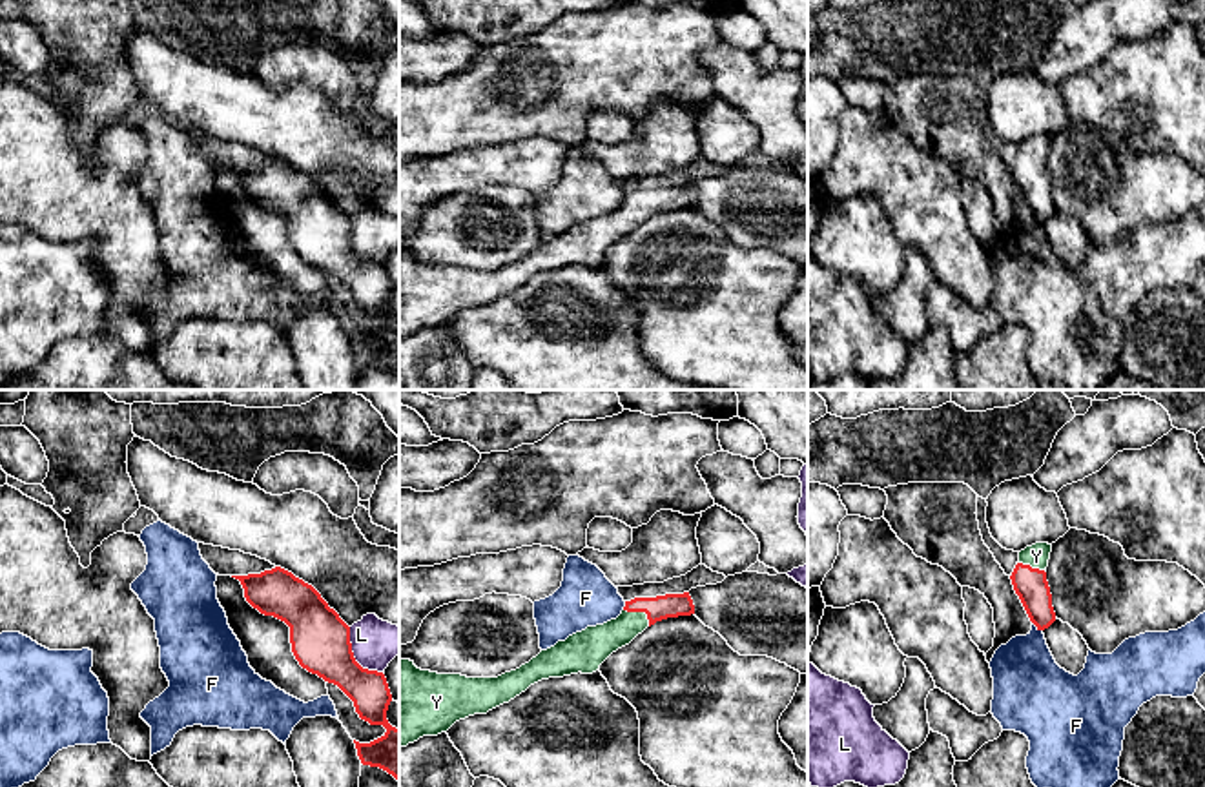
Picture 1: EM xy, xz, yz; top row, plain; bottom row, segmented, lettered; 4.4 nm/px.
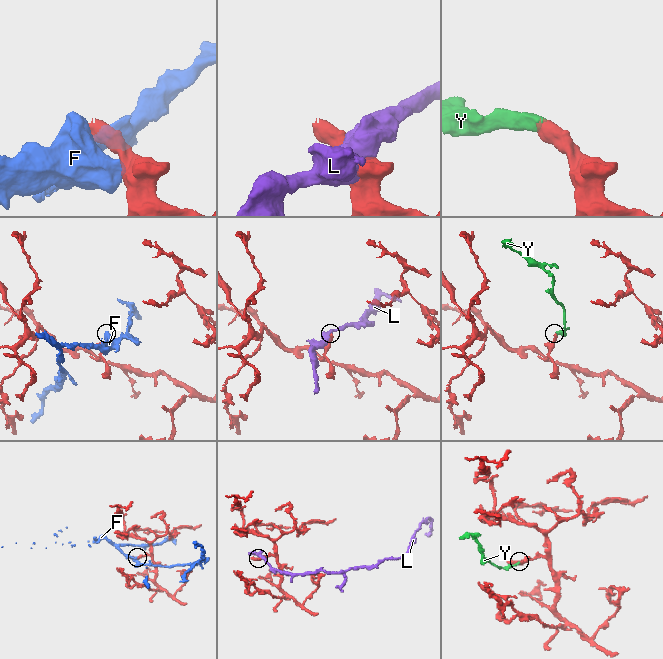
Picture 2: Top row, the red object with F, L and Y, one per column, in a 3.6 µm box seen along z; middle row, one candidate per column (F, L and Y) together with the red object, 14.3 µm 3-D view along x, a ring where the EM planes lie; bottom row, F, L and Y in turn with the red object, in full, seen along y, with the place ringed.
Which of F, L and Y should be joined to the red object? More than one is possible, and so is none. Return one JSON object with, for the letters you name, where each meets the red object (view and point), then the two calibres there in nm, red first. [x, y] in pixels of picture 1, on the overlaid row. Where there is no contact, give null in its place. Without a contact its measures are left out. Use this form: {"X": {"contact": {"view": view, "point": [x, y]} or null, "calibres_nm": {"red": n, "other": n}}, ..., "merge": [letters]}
{"Y": {"contact": {"view": "xz", "point": [640, 611]}, "calibres_nm": {"red": 110, "other": 160}}, "merge": ["Y"]}

